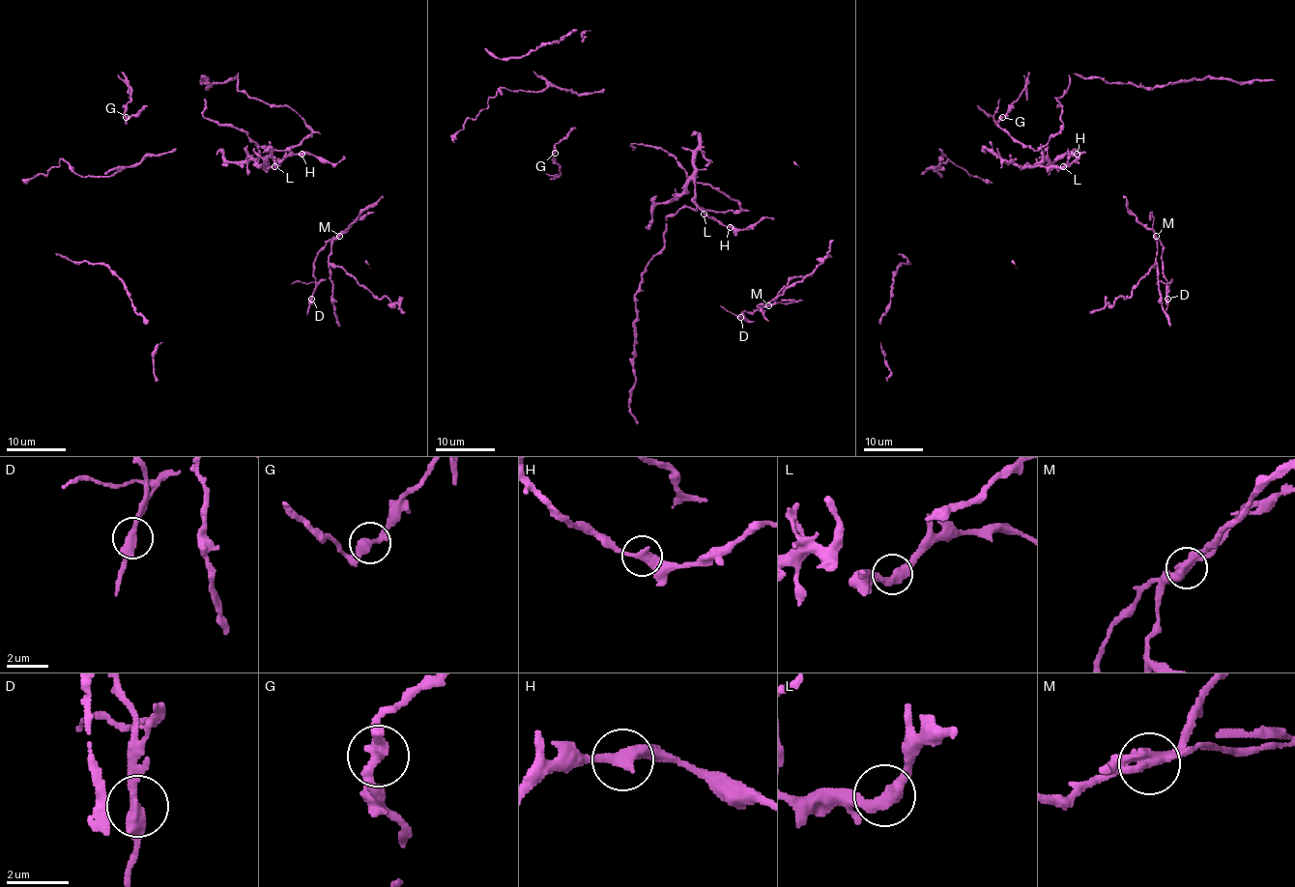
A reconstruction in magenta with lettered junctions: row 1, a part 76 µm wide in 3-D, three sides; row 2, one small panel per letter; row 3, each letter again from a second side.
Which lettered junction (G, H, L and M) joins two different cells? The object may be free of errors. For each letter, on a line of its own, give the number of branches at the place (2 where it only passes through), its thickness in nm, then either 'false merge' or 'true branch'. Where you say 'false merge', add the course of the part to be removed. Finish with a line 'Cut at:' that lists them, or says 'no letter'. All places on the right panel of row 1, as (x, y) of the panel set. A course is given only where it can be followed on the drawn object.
G: 2 | 380 nm | true branch
H: 2 | 360 nm | true branch
L: 2 | 360 nm | true branch
M: 2 | 380 nm | false merge | (1156, 236), (1160, 242), (1163, 277), (1167, 282), (1165, 315)
Cut at: M

